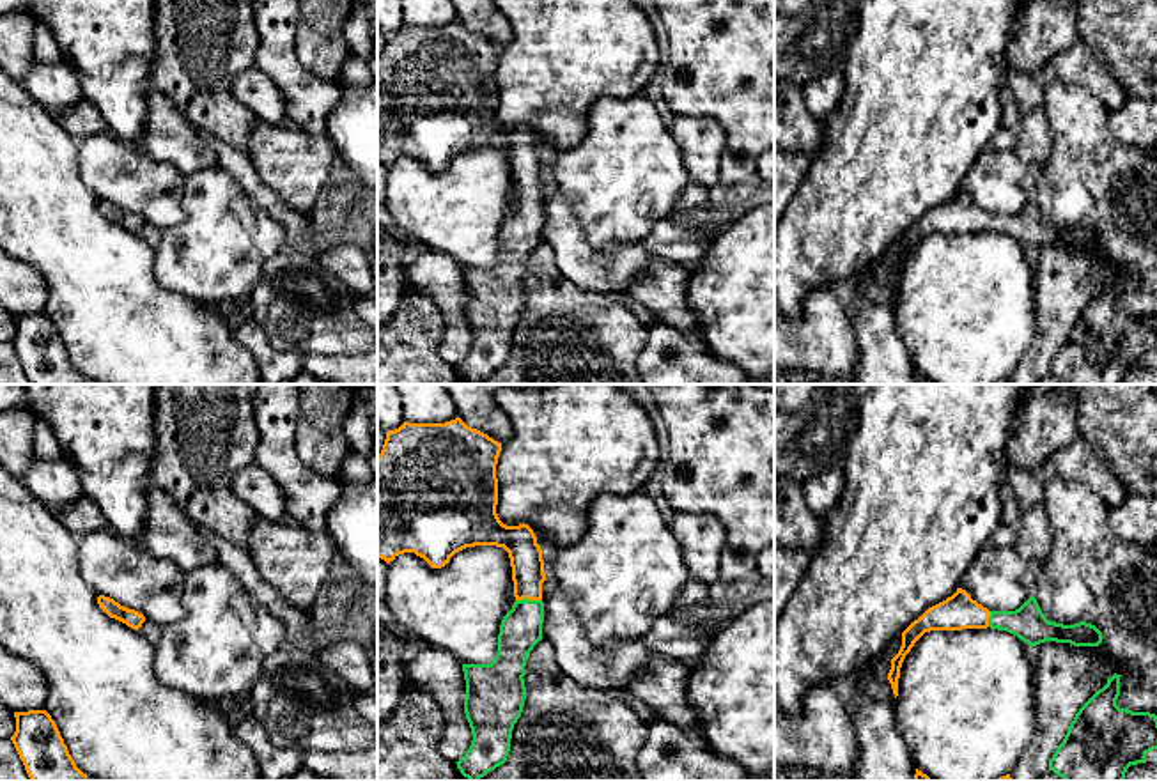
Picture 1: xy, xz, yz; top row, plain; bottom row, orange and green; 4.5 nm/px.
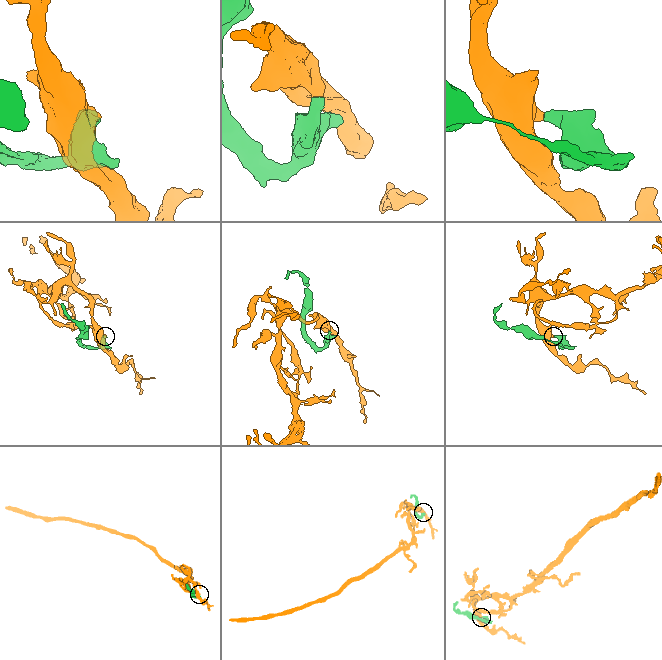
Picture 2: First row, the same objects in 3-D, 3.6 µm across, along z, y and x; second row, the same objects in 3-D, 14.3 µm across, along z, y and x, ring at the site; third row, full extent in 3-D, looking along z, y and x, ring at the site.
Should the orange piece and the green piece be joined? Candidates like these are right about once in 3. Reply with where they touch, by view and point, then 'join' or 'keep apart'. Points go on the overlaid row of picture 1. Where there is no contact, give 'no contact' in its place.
xz (528, 599) | join

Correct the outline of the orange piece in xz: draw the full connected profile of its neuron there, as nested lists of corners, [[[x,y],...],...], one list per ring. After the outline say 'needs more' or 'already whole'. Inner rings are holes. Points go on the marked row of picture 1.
[[[461,418],[445,423],[409,423],[386,432],[377,455],[377,556],[386,563],[399,554],[415,553],[432,568],[475,545],[496,545],[509,553],[516,602],[503,616],[498,652],[491,664],[462,664],[466,680],[464,714],[471,728],[471,746],[455,762],[470,781],[507,762],[512,730],[521,717],[526,687],[524,666],[533,646],[542,639],[546,581],[542,549],[528,524],[507,526],[496,514],[496,464],[501,443],[468,427]]]; needs more

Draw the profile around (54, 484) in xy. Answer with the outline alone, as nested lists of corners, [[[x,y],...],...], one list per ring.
[[[35,455],[21,480],[34,498],[53,514],[62,512],[83,496],[76,471],[67,459],[44,460]]]

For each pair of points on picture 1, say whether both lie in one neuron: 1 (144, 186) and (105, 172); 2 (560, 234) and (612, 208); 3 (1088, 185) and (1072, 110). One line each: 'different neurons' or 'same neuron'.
1: same neuron
2: different neurons
3: same neuron

